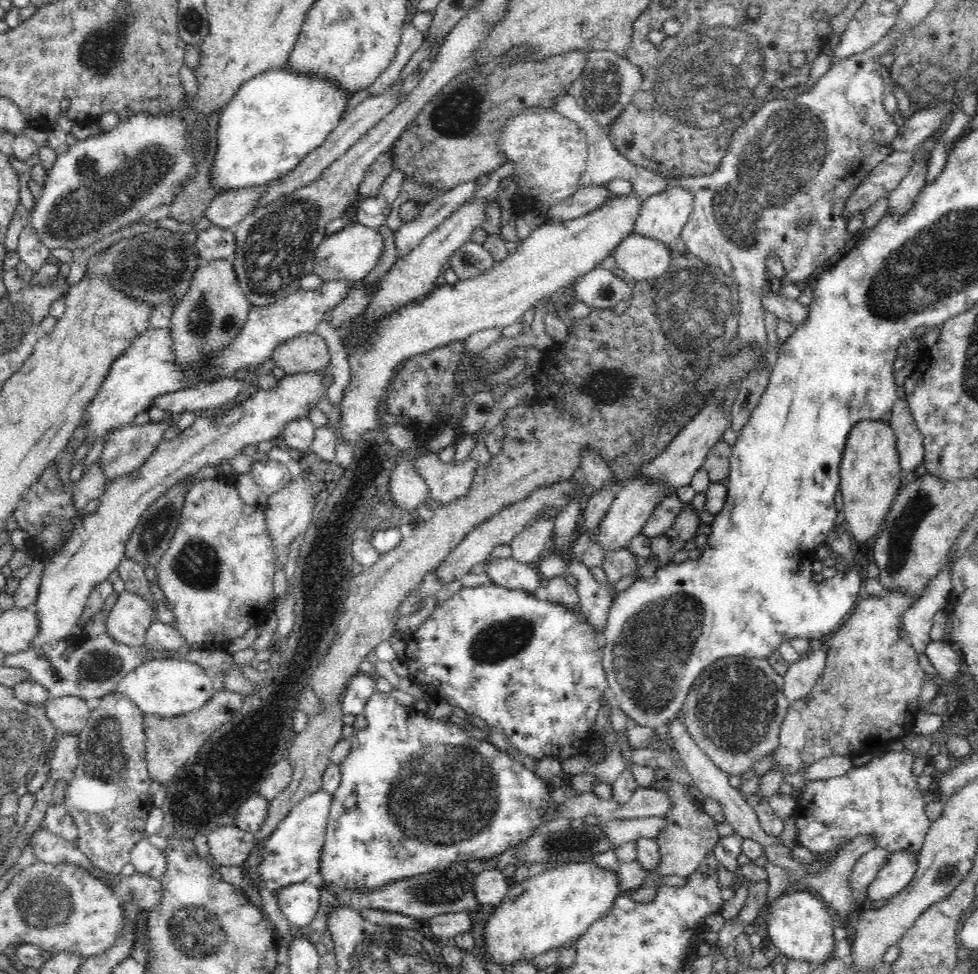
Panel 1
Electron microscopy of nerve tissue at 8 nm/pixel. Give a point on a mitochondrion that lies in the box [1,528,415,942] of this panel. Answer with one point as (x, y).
(45, 903)

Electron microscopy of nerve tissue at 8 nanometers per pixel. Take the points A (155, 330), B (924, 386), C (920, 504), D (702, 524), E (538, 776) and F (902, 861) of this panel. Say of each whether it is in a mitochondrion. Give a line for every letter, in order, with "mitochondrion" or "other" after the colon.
A: other
B: other
C: mitochondrion
D: other
E: other
F: other

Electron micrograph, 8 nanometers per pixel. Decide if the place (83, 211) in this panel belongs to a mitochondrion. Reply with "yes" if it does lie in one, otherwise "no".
yes

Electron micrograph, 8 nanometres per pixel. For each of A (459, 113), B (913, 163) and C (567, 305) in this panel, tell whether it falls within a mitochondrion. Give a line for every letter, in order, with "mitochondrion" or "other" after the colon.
A: mitochondrion
B: other
C: other

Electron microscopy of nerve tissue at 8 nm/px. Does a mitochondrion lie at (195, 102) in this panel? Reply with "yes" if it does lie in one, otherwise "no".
no

